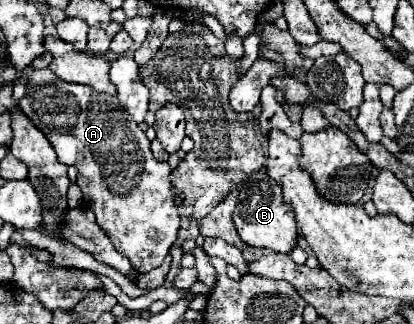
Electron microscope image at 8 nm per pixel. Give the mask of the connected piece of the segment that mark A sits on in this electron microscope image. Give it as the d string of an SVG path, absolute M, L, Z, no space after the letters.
M49 69L33 71L33 75L25 77L25 85L25 97L19 101L21 111L53 143L59 161L77 167L77 185L83 191L83 201L95 213L99 227L109 235L115 249L125 255L133 267L141 267L141 271L145 273L159 267L167 257L171 245L177 241L179 231L177 207L165 207L167 199L153 199L153 195L167 197L169 193L169 165L153 157L149 149L149 139L139 129L139 125L129 119L129 113L117 103L117 97L97 93L87 85L67 83Z

